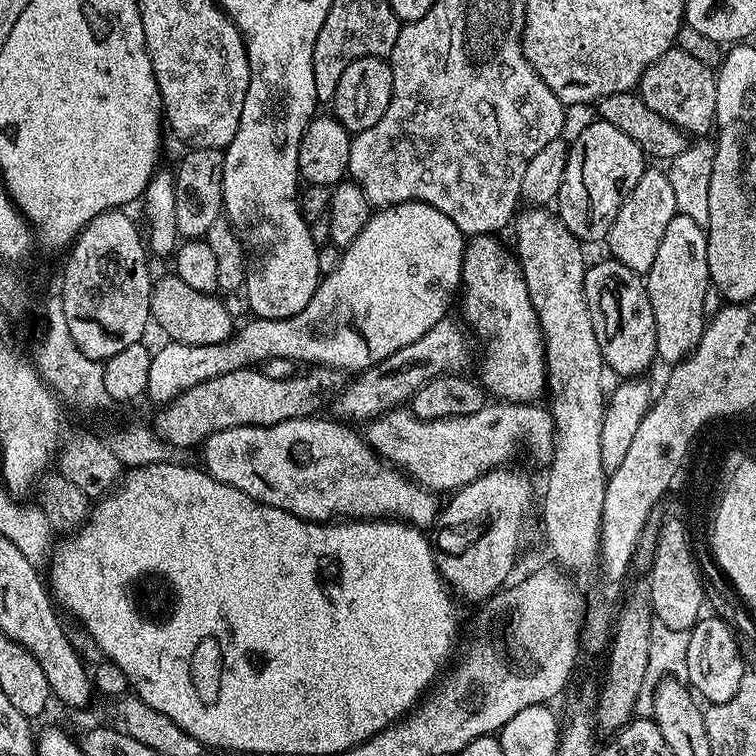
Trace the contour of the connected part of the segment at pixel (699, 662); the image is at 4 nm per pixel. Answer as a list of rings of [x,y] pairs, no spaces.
[[[705,615],[698,623],[689,631],[689,650],[686,653],[686,680],[694,689],[697,697],[703,698],[708,704],[721,704],[722,702],[730,702],[730,698],[734,698],[734,694],[738,694],[738,686],[742,686],[742,678],[746,671],[744,665],[744,656],[740,653],[740,644],[737,633],[734,631],[733,625],[727,620],[719,620],[716,616]]]

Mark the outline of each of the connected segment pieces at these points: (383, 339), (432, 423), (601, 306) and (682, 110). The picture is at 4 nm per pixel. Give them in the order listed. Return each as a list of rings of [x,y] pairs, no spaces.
[[[407,200],[401,204],[392,204],[389,208],[381,208],[373,211],[368,217],[362,234],[358,234],[358,238],[354,238],[354,242],[349,248],[343,249],[336,269],[327,273],[327,275],[321,279],[320,285],[316,288],[314,298],[310,298],[306,310],[302,310],[298,314],[294,314],[285,320],[249,319],[249,324],[244,324],[241,328],[239,325],[239,327],[233,331],[232,335],[220,344],[194,346],[186,342],[168,340],[164,342],[164,345],[162,345],[160,349],[157,347],[152,361],[150,362],[150,382],[148,383],[148,390],[146,393],[147,399],[152,399],[153,402],[156,403],[156,406],[163,406],[175,396],[184,392],[185,389],[190,386],[196,386],[198,382],[204,382],[210,378],[218,378],[222,374],[230,374],[234,370],[242,370],[249,366],[260,366],[263,365],[265,360],[269,360],[270,358],[290,358],[297,362],[303,362],[303,360],[305,360],[305,365],[308,366],[323,366],[326,368],[335,368],[337,370],[349,368],[352,374],[359,373],[365,368],[374,366],[378,362],[390,358],[390,354],[402,350],[402,346],[410,346],[410,342],[418,342],[418,338],[422,338],[422,334],[426,334],[426,330],[430,330],[430,326],[434,326],[449,315],[448,307],[454,304],[454,297],[457,295],[458,289],[462,284],[460,271],[464,265],[465,243],[466,237],[464,233],[458,230],[458,226],[454,226],[454,222],[450,222],[450,218],[446,218],[446,214],[442,214],[442,210],[438,210],[434,206],[430,206],[421,200]]]
[[[488,402],[482,410],[465,416],[447,416],[441,420],[420,420],[407,407],[392,408],[375,420],[367,421],[366,439],[372,451],[381,460],[397,467],[423,488],[433,493],[451,493],[457,488],[474,482],[483,472],[507,465],[516,452],[516,444],[524,443],[536,460],[551,461],[556,438],[556,423],[547,407],[539,408],[536,402]]]
[[[605,258],[600,260],[597,264],[589,263],[584,269],[584,289],[586,290],[586,302],[588,303],[588,309],[590,310],[590,318],[594,322],[594,334],[598,338],[598,346],[600,347],[600,353],[604,359],[607,371],[609,373],[617,372],[617,377],[620,378],[640,378],[645,375],[644,372],[651,366],[652,360],[657,359],[656,354],[656,327],[654,326],[654,310],[650,306],[650,298],[648,297],[648,289],[645,281],[641,279],[637,273],[630,270],[630,266],[622,266],[622,262],[611,258]]]
[[[674,46],[645,70],[638,85],[638,94],[654,114],[660,114],[666,122],[674,122],[689,137],[704,138],[713,131],[718,102],[716,72],[702,66],[698,58],[680,48]]]

